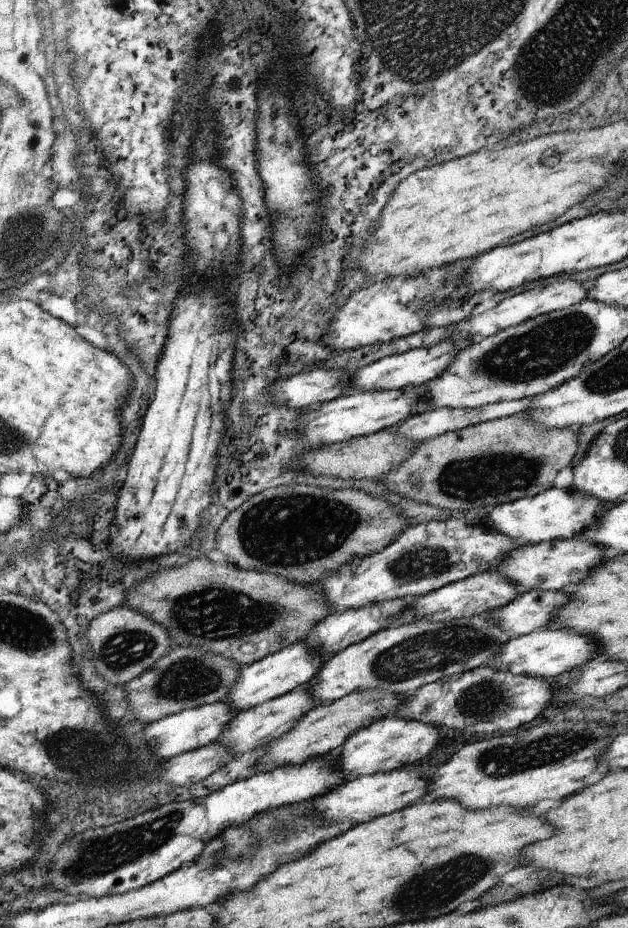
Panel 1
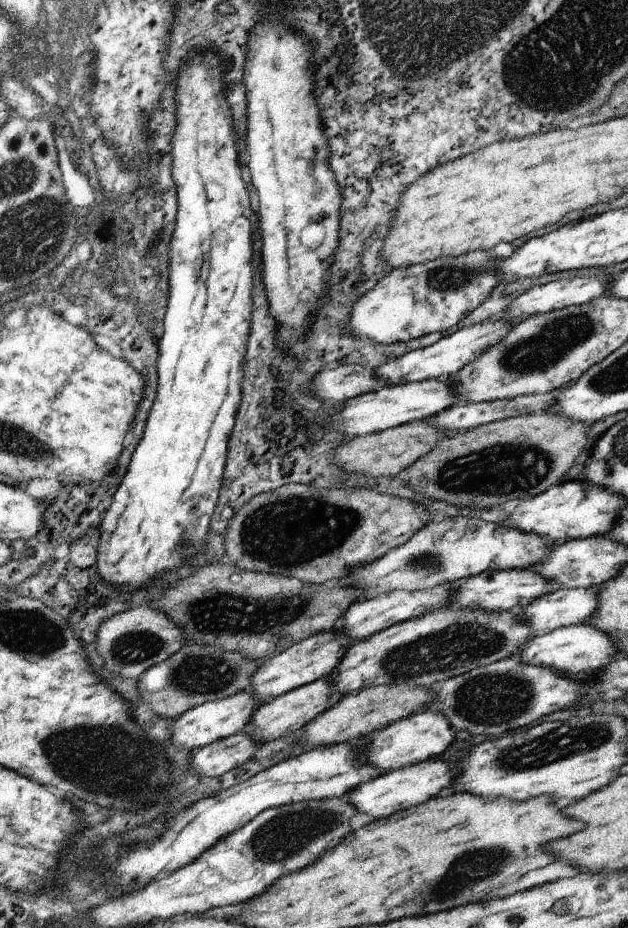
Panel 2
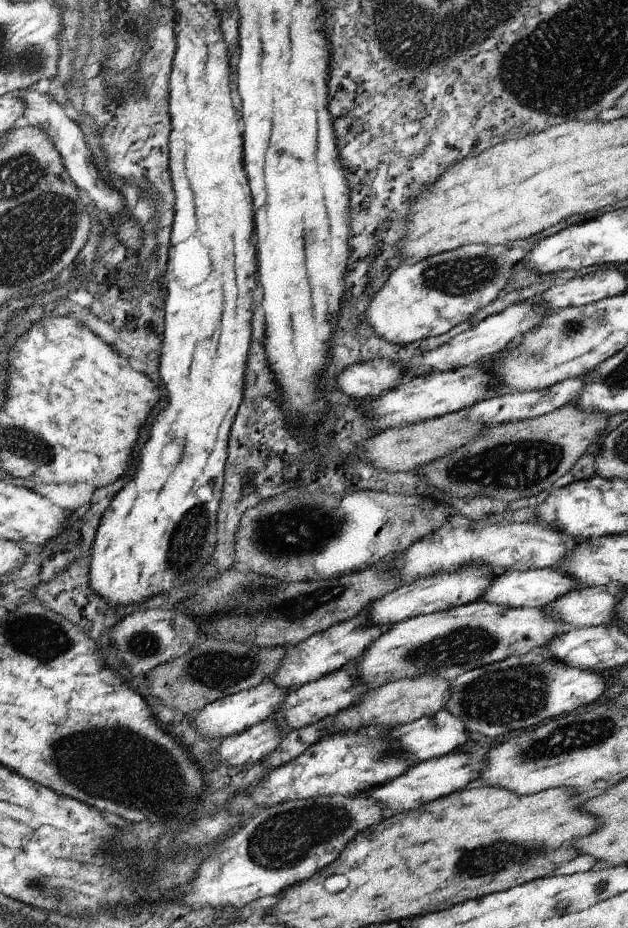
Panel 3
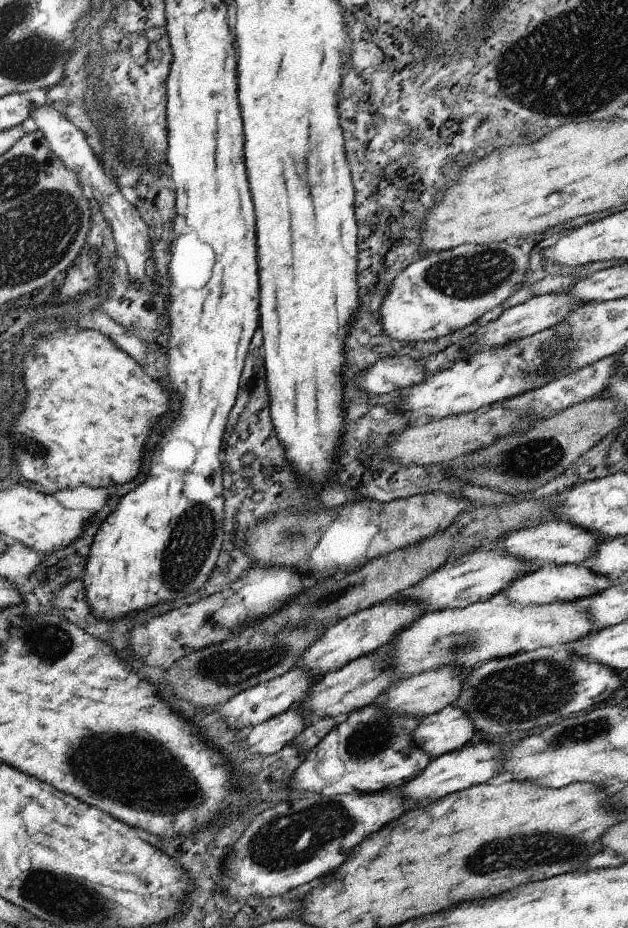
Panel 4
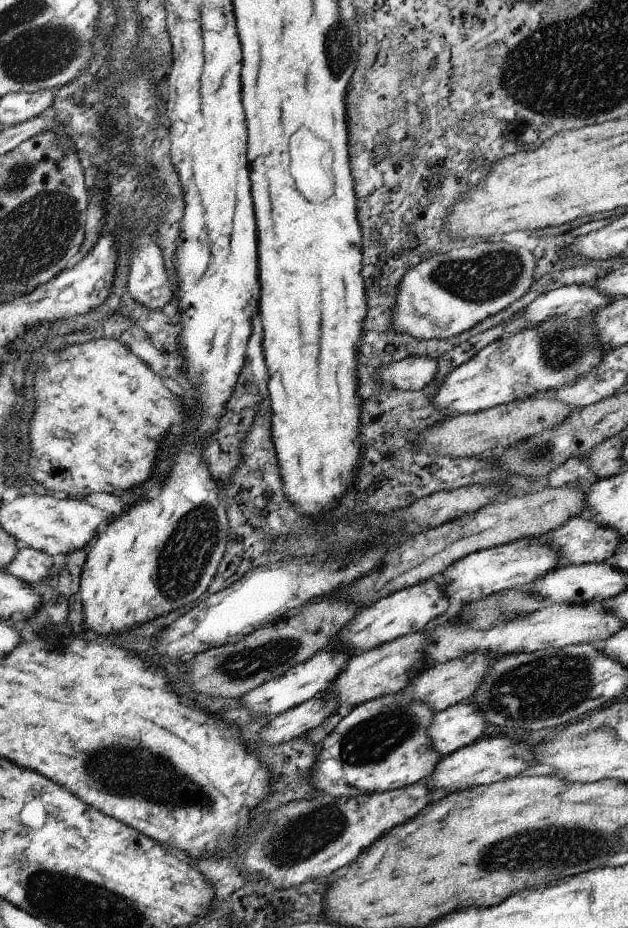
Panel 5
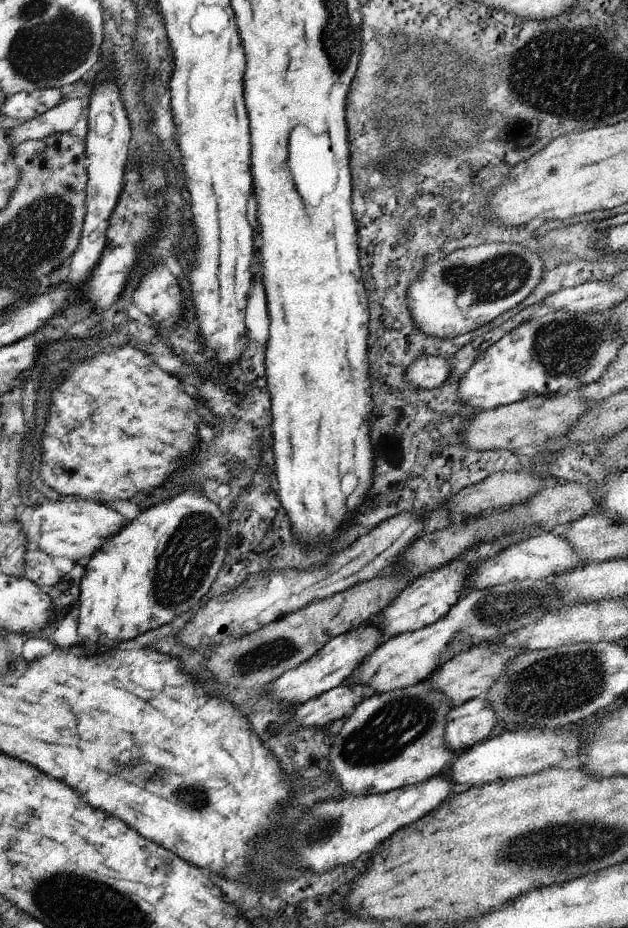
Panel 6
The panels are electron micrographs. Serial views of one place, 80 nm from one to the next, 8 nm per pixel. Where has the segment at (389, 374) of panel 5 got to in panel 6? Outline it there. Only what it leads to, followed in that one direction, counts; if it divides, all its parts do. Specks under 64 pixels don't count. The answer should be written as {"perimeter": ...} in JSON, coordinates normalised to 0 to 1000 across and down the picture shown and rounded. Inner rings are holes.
{"perimeter":[[[674,384],[674,388],[661,388],[661,397],[648,401],[648,412],[661,418],[697,417],[718,403],[715,389],[713,385]]]}

